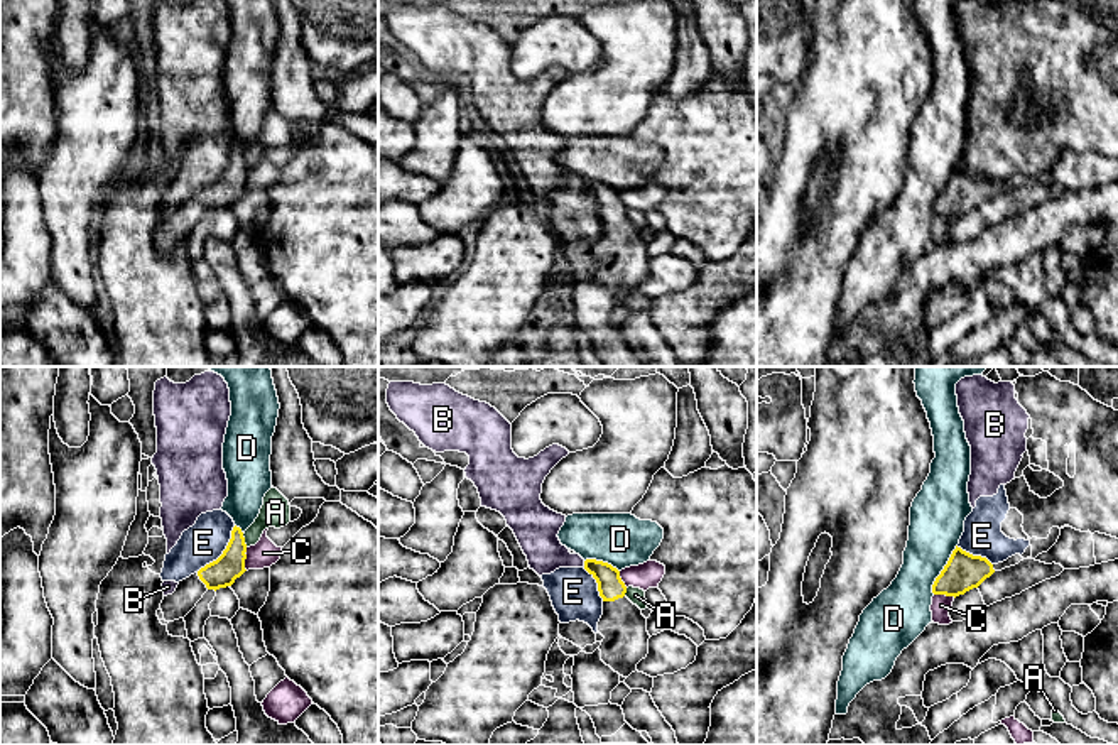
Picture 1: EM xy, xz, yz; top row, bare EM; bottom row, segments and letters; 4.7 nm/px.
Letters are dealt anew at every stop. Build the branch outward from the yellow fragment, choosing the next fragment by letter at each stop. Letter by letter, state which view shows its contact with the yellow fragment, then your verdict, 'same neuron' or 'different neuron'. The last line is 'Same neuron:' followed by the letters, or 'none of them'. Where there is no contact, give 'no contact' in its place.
A: meets yellow in xy; different neuron
B: meets yellow in xz; different neuron
C: meets yellow in xy; different neuron
D: meets yellow in yz; different neuron
E: meets yellow in xy; different neuron
Same neuron: none of them

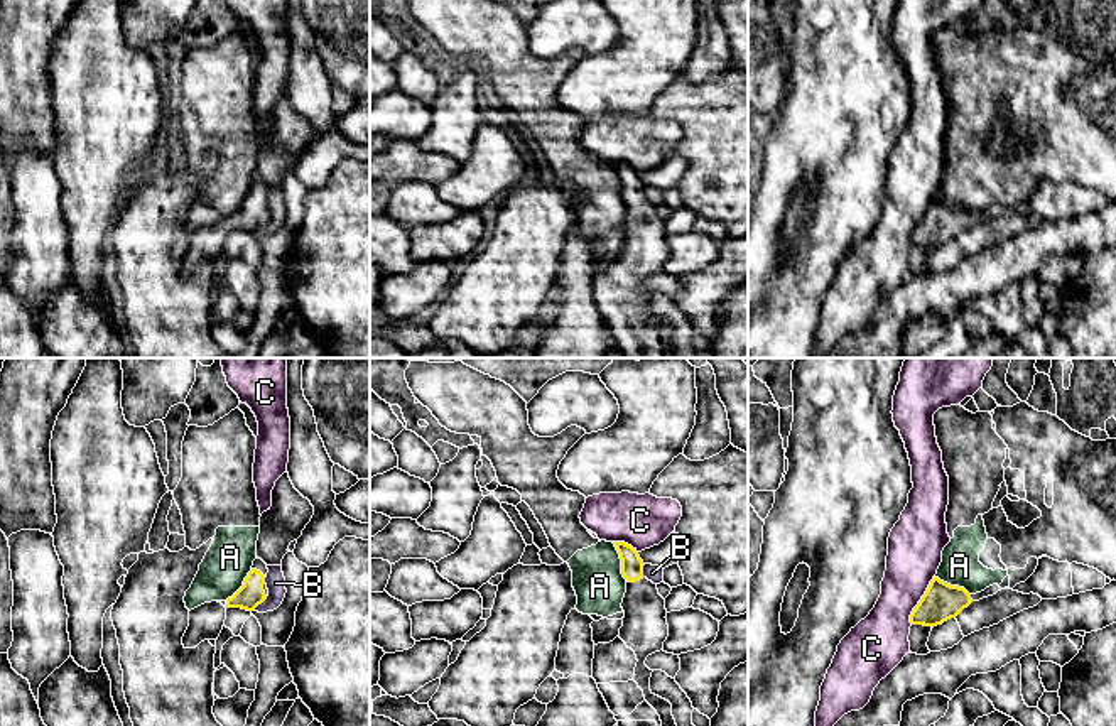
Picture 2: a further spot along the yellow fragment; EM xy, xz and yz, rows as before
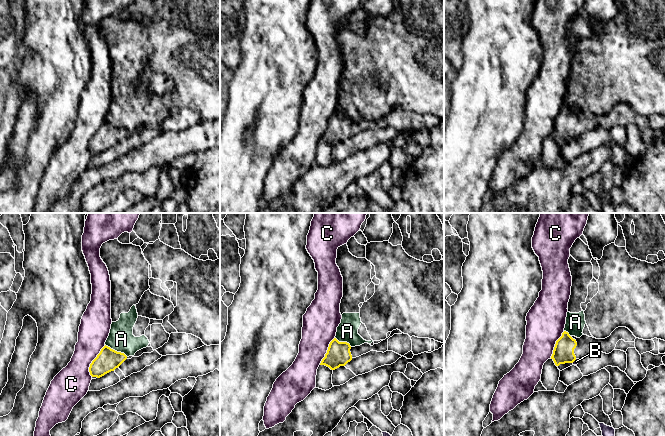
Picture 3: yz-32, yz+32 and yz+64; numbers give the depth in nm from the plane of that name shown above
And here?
A: meets yellow in xz; different neuron
B: meets yellow in xy; different neuron
C: meets yellow in yz; different neuron
Same neuron: none of them

